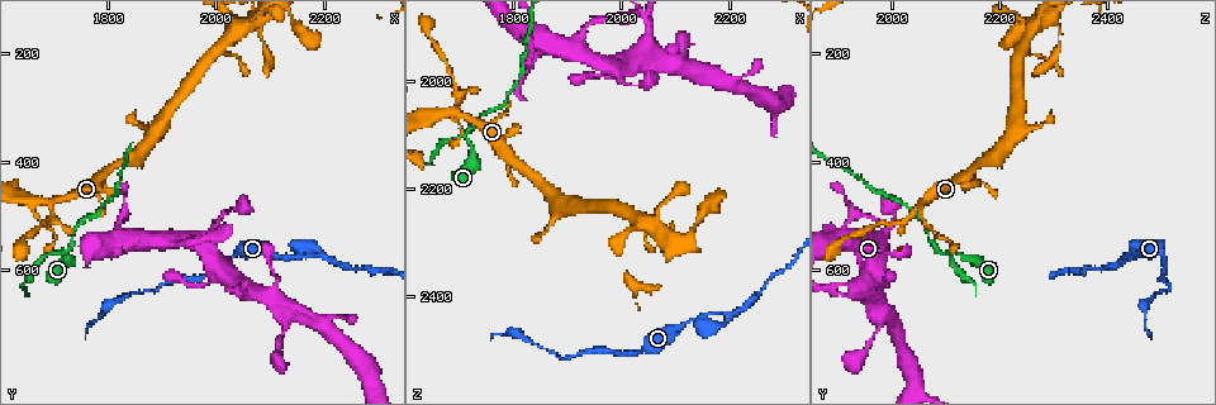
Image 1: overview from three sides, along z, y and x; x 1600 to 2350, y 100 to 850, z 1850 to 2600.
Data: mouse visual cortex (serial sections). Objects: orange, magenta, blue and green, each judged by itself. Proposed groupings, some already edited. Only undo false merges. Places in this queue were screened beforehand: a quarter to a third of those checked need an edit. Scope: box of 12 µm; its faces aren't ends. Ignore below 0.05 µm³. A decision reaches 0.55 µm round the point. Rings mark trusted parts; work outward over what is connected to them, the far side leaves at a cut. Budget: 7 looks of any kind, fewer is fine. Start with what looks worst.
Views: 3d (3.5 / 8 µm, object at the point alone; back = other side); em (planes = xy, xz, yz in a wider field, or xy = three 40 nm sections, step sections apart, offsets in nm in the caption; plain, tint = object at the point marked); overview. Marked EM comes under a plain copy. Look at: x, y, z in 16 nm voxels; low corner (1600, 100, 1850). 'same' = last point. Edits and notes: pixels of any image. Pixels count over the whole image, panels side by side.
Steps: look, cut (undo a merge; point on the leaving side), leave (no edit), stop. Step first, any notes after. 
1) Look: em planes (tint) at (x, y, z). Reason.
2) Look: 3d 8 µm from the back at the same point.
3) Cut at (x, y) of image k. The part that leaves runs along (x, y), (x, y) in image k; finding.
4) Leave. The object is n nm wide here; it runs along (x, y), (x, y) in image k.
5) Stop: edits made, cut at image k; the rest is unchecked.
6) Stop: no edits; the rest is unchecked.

Look: 3d 3.5 µm at (1710, 565, 2105). Abrupt turn.

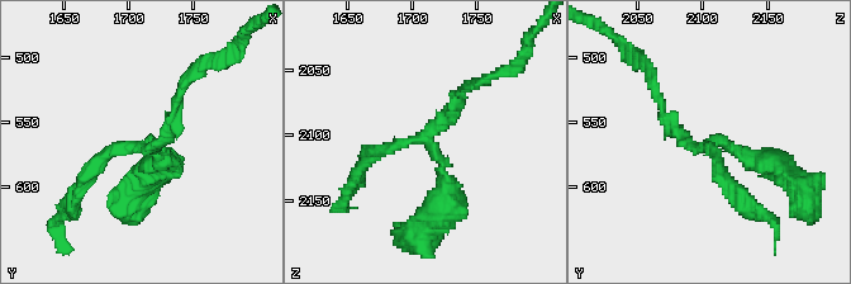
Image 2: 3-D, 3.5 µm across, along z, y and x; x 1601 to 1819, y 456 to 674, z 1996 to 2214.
Look: em xy step 5 (tint) at (1710, 566, 2108).

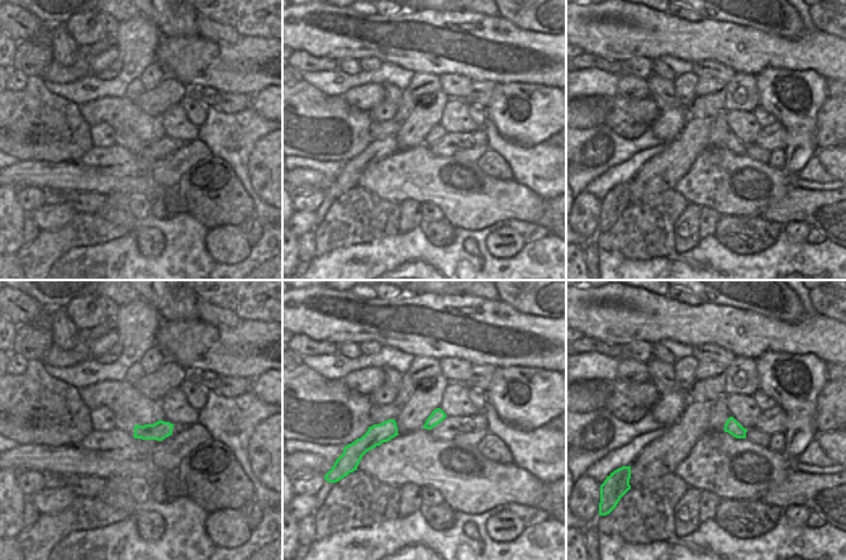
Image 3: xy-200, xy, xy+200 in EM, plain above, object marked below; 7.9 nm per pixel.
Cut at (177, 109) of image 2. The part that leaves runs along (144, 147), (167, 136), (180, 89), (203, 66) in image 2; two cells meet here.

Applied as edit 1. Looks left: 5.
Look: overview. Redraw.

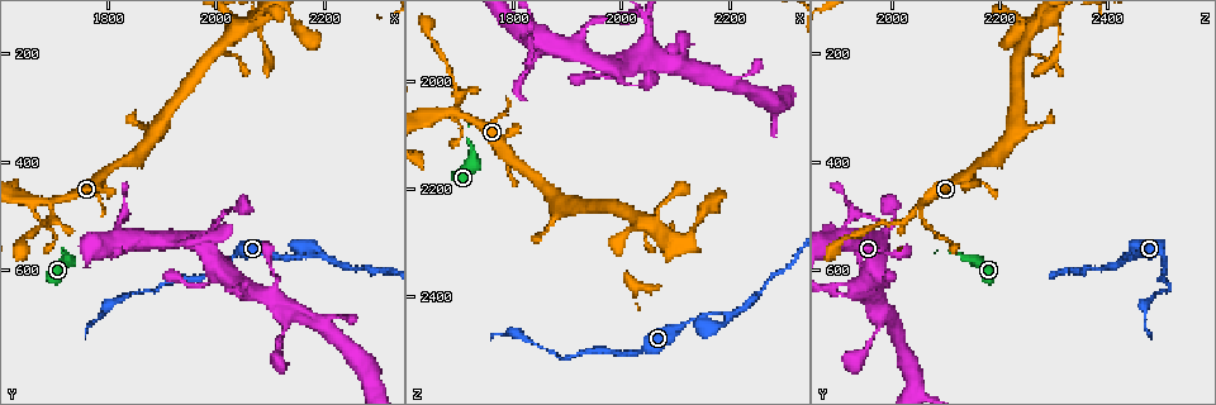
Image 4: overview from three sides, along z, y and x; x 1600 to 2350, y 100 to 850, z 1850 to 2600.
Look: 3d 3.5 µm from the back at (2195, 570, 2430). A fork.

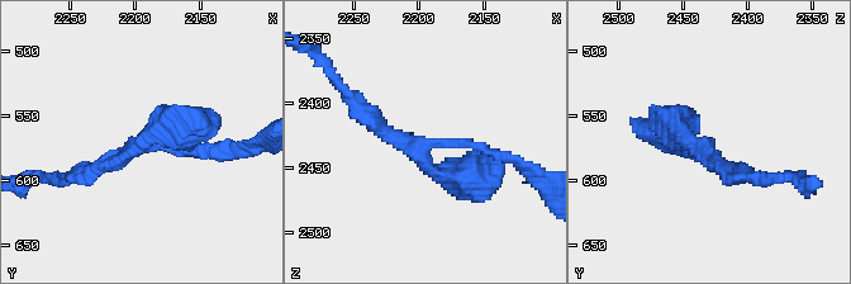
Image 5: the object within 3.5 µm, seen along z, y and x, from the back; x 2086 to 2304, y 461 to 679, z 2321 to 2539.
Leave. The arms are 150, 200, 450 nm wide; it runs along (223, 148), (141, 145), (199, 122) in image 5; continuous, no second cell.

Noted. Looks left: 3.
Look: 3d 3.5 µm at (1825, 500, 1930). Calibre changes.

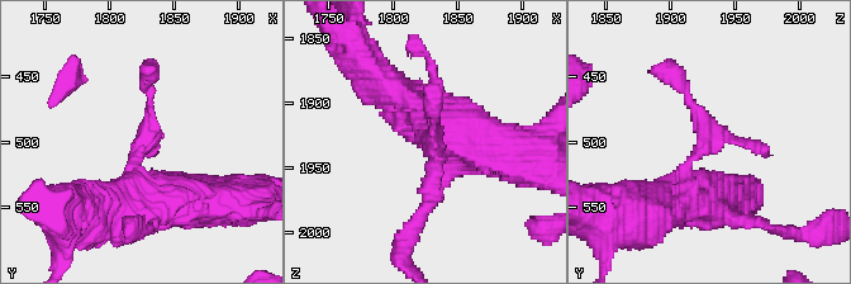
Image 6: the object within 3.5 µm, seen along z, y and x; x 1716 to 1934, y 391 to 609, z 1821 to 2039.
Look: em xy step 3 (tint) at (1824, 504, 1926). Now the EM.

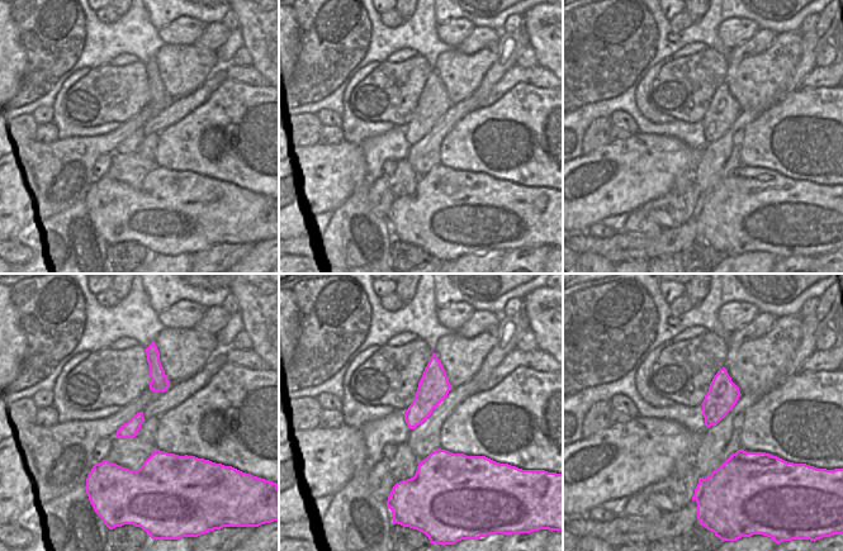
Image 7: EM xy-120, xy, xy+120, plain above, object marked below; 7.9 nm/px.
Cut at (148, 114) of image 6. The object is 240 nm wide here; the part that leaves runs along (132, 165), (151, 119), (151, 69) in image 6; two cells meet here.

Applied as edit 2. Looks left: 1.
Stop: edits made, cut at image 2, cut at image 6; the rest is unchecked.

